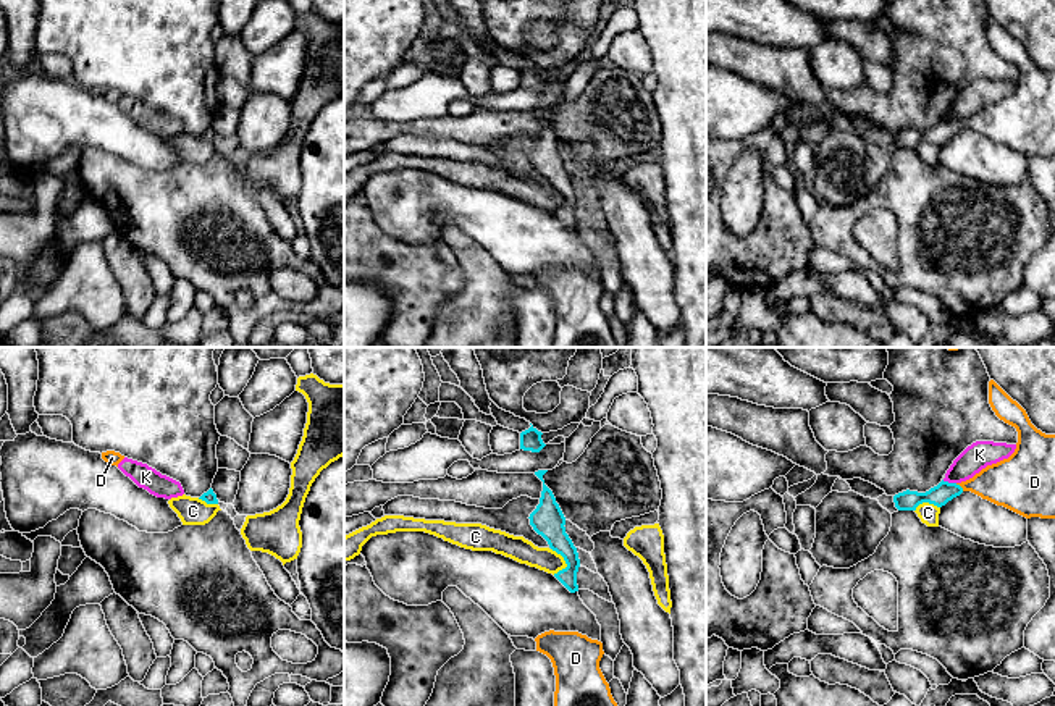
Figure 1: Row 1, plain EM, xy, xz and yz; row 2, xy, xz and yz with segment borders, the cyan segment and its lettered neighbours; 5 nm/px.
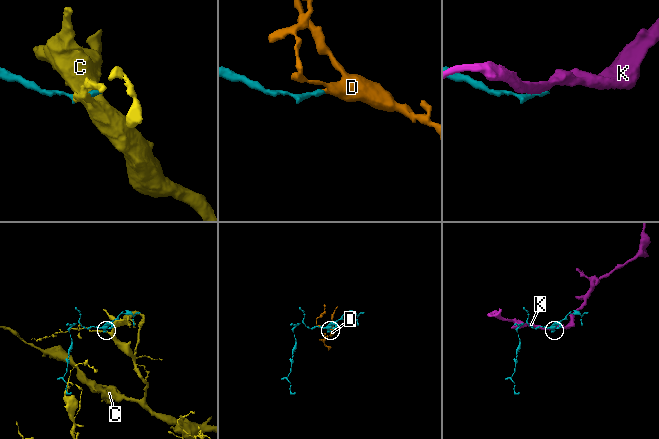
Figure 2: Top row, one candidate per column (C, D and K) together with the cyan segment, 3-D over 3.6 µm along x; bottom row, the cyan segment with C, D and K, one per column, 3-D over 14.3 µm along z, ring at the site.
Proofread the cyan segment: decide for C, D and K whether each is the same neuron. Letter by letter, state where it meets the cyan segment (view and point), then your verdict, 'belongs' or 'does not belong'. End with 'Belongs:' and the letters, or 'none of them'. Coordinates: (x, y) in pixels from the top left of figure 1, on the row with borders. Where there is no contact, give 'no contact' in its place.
C: xz (564, 559) | does not belong
D: yz (960, 487) | belongs
K: yz (947, 482) | does not belong
Belongs: D

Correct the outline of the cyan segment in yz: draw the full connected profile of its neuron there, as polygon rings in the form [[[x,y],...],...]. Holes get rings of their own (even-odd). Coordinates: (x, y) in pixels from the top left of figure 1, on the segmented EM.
[[[994,380],[989,381],[989,404],[1000,420],[1016,428],[1015,452],[966,481],[942,480],[926,493],[898,493],[893,496],[898,511],[916,511],[923,502],[942,507],[963,491],[971,491],[1026,519],[1055,519],[1055,435],[1037,430],[1026,410]]]

